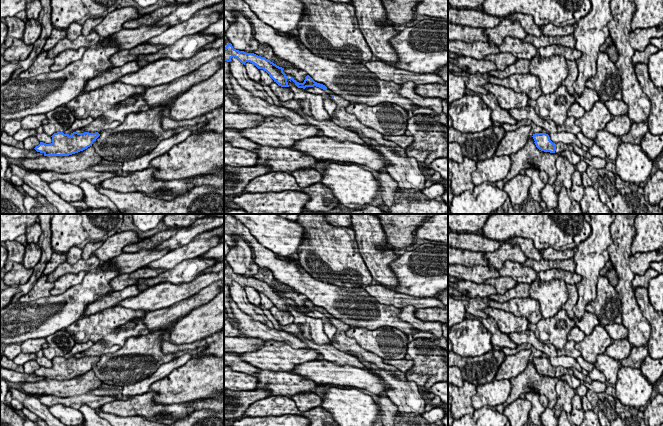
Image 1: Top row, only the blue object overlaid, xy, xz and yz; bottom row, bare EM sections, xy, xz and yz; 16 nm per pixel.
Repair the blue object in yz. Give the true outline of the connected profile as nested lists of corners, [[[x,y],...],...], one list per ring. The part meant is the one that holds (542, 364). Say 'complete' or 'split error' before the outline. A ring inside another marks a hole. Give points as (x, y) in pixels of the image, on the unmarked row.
split error; [[[535,357],[533,358],[533,363],[536,371],[544,376],[550,376],[550,377],[557,377],[560,379],[561,376],[565,374],[573,375],[573,369],[568,369],[564,367],[553,367],[550,364],[550,361],[546,357]]]

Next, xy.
complete; [[[57,356],[51,360],[52,366],[50,368],[40,366],[34,373],[43,377],[44,380],[69,380],[92,370],[99,360],[98,356],[73,356],[70,359]]]

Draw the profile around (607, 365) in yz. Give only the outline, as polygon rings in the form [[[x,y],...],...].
[[[603,353],[597,356],[595,368],[601,371],[606,381],[610,384],[615,385],[617,382],[617,374],[620,368],[620,362],[615,360],[614,358],[607,355],[607,353]]]

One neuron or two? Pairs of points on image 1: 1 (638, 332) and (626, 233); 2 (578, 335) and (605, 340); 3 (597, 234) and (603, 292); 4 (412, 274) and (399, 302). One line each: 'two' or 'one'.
1: one
2: two
3: two
4: two

